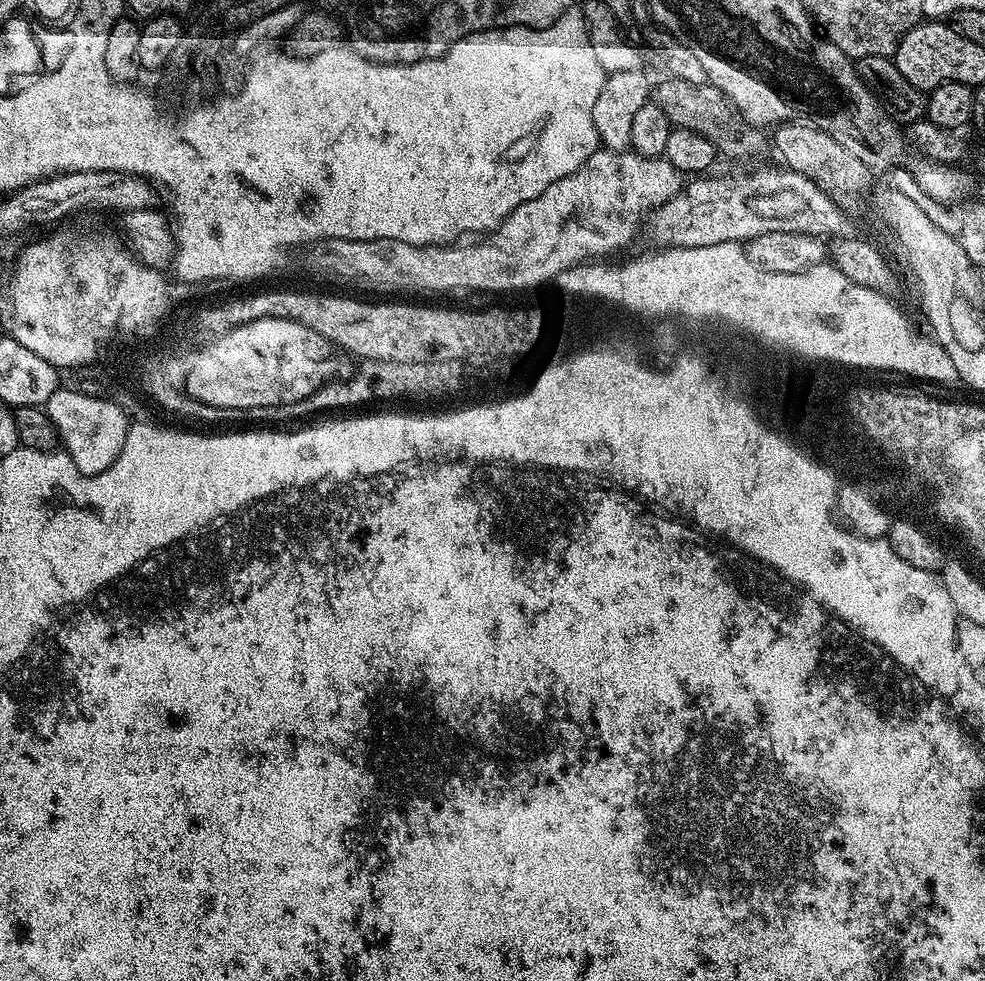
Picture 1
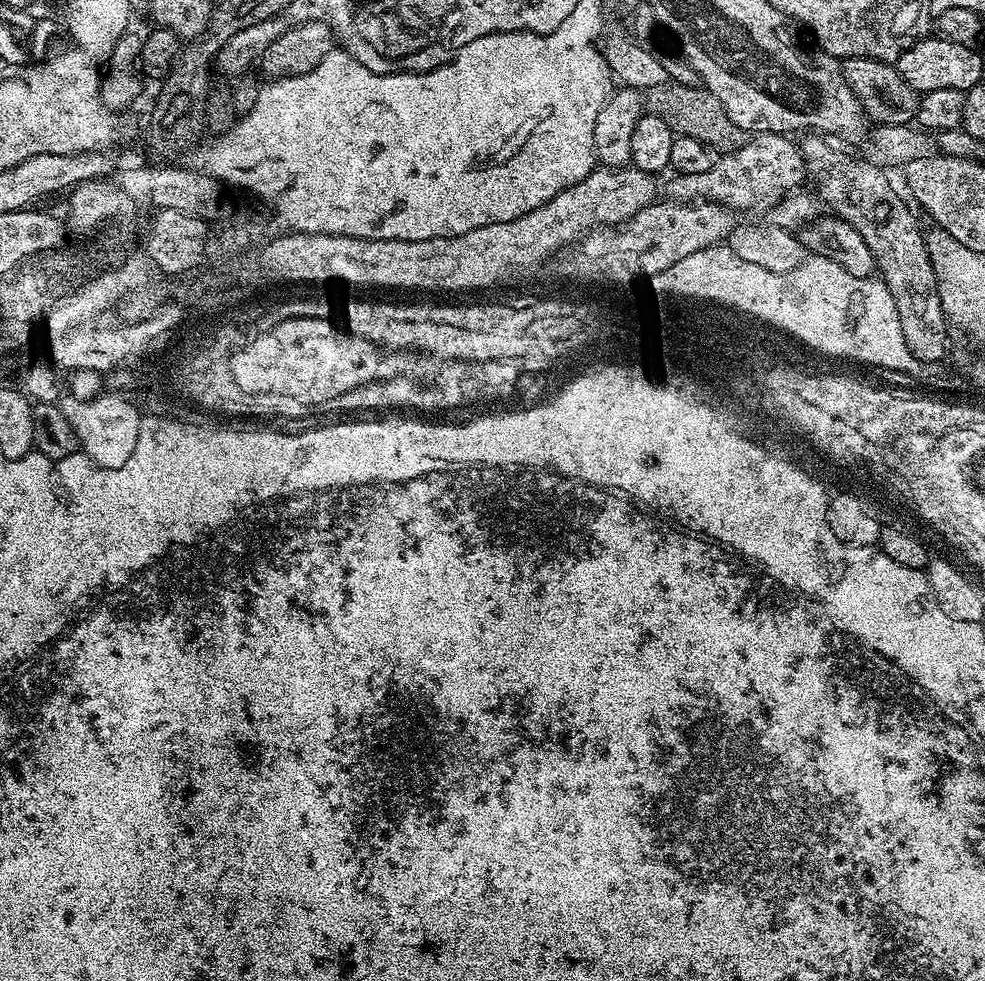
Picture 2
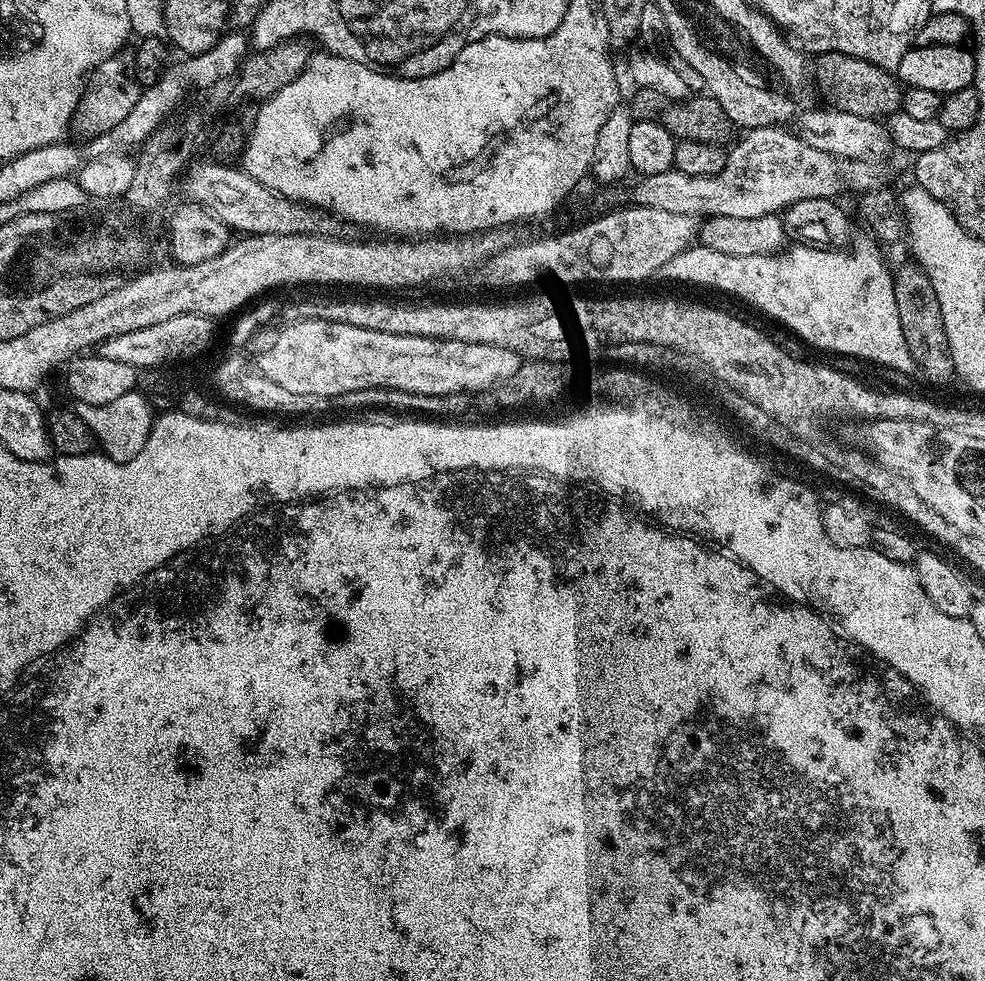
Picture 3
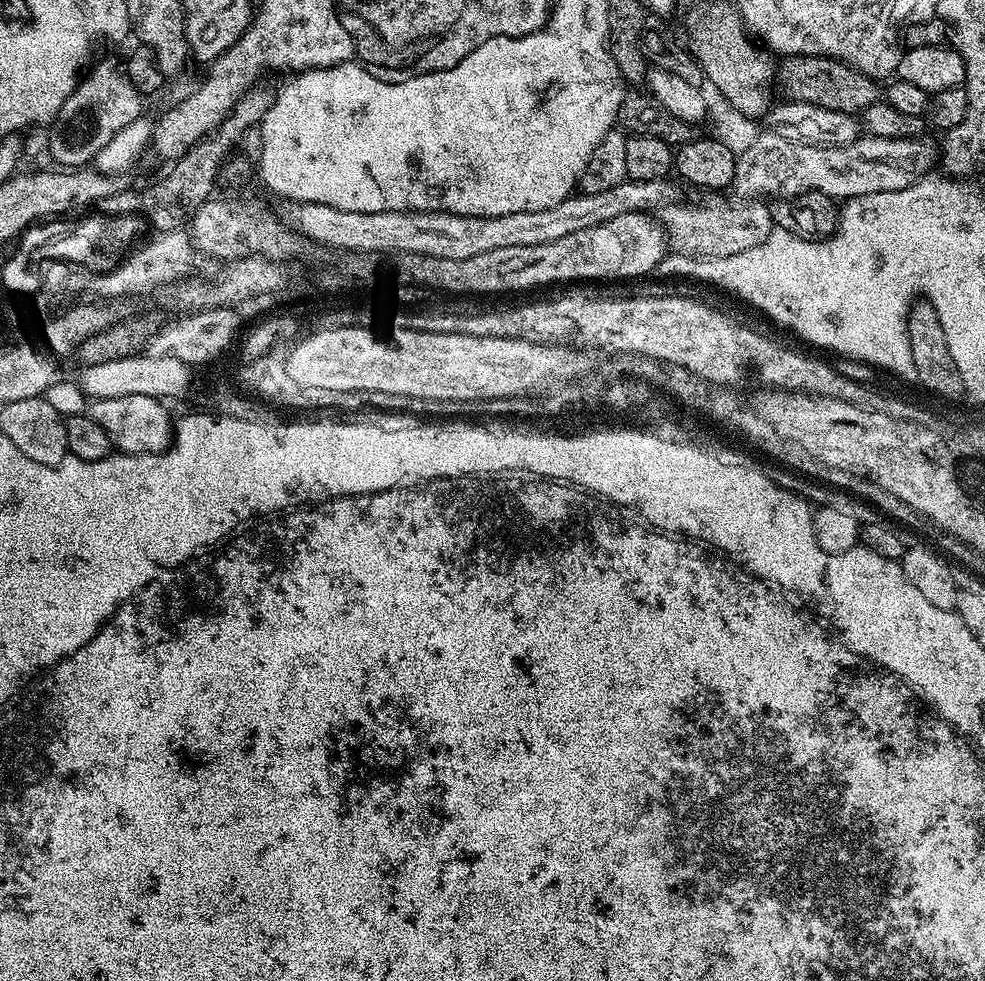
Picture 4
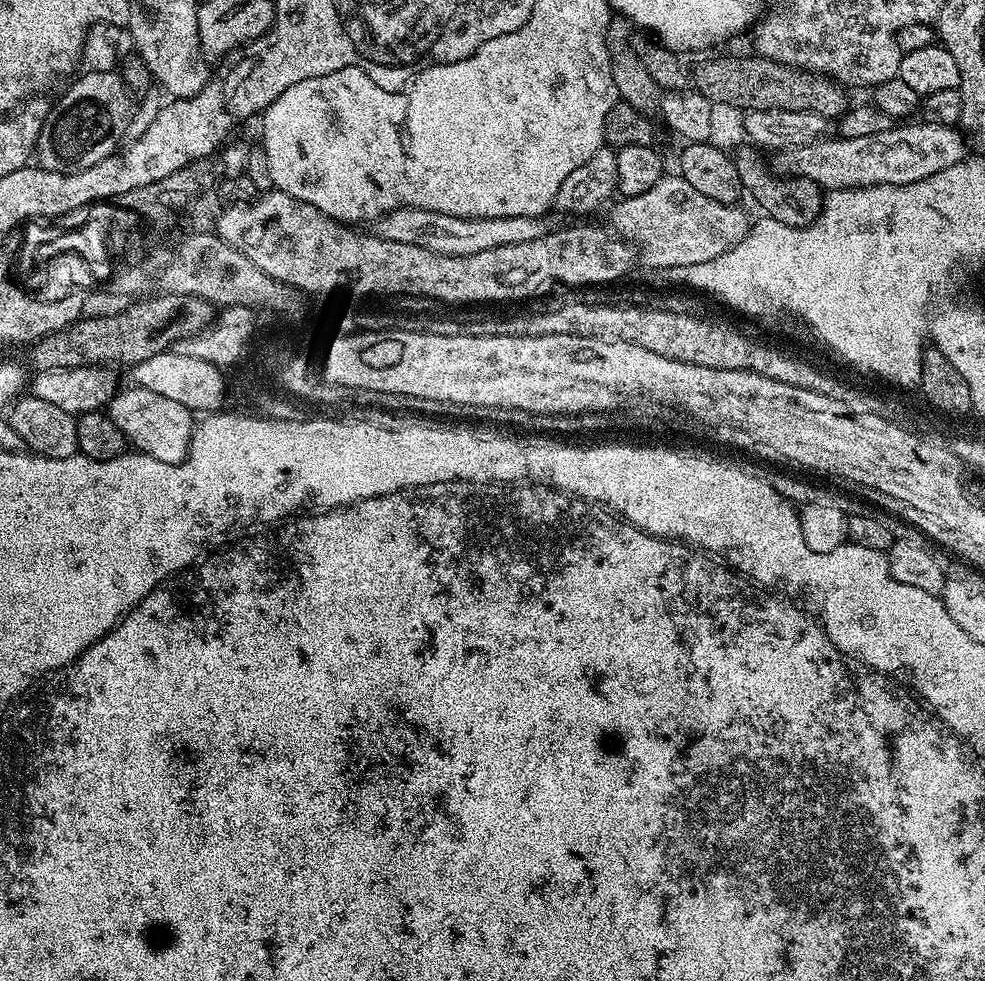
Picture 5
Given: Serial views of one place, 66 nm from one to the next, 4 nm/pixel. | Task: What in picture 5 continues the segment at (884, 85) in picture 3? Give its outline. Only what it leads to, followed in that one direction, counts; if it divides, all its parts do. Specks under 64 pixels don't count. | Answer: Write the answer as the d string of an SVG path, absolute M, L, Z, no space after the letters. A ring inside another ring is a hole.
M755 54L741 60L708 60L690 72L695 91L700 92L713 105L729 104L739 110L806 110L810 114L839 118L849 111L845 85L837 84L821 72L807 72L791 68Z

